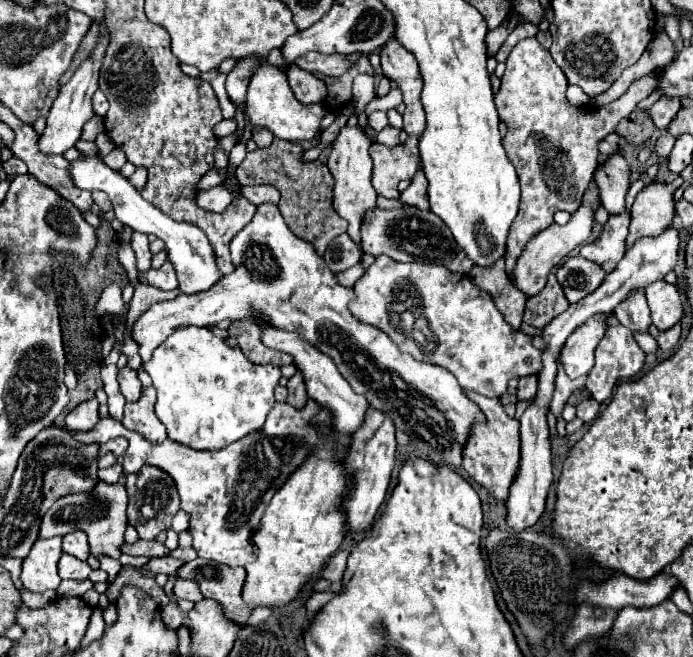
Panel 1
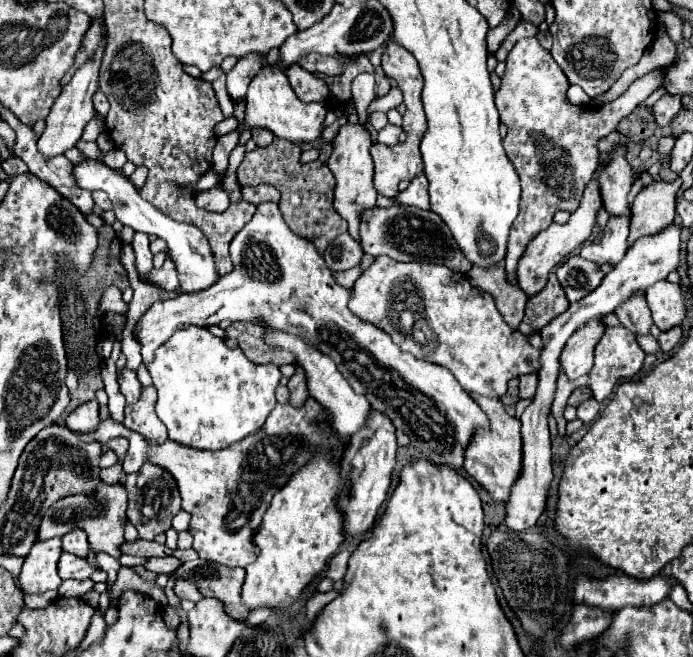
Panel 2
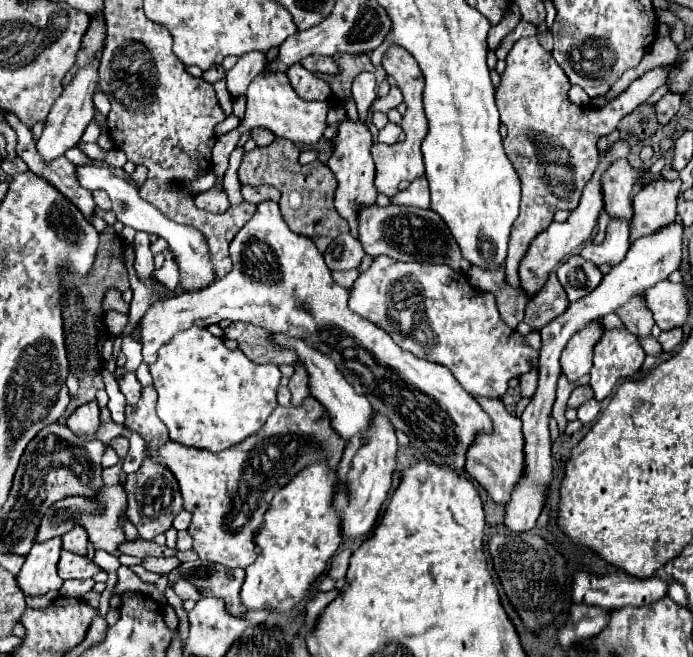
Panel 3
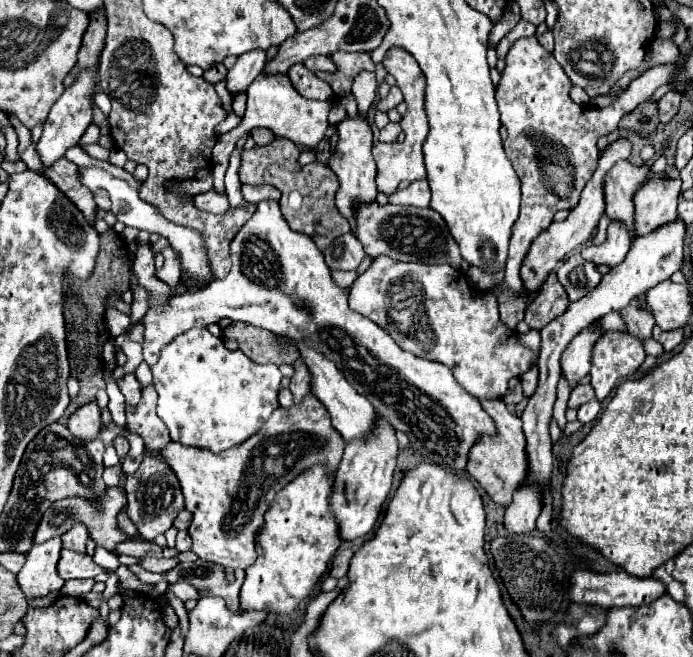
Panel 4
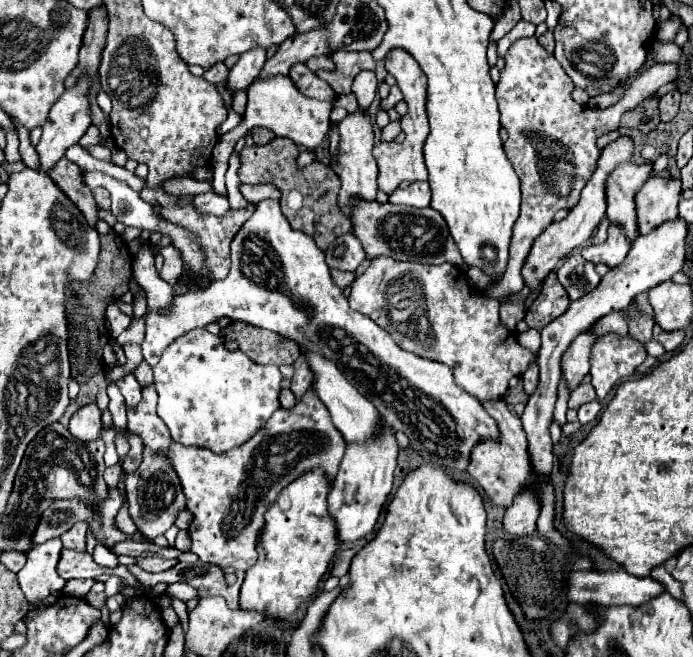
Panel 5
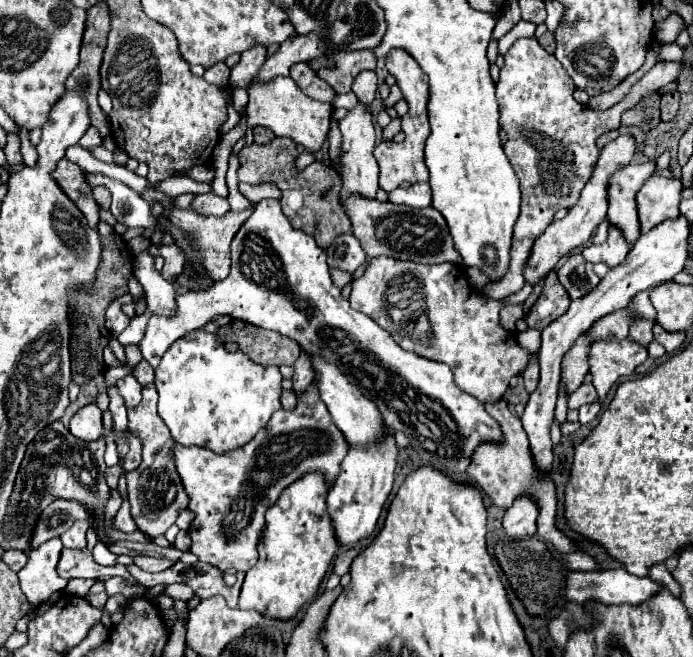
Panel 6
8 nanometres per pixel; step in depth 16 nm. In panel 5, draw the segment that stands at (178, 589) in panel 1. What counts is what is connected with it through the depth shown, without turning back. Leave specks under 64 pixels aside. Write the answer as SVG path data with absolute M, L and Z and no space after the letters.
M176 582L176 584L170 584L166 592L174 594L176 598L180 598L180 600L184 600L184 602L186 602L186 600L192 600L192 598L198 598L196 590L194 590L190 584L186 584L186 582Z

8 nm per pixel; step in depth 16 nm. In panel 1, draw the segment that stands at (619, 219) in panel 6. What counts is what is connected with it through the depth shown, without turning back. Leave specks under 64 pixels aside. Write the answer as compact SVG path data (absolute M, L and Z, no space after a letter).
M610 156L600 162L594 174L602 206L610 212L624 212L624 196L630 188L630 168L622 156Z

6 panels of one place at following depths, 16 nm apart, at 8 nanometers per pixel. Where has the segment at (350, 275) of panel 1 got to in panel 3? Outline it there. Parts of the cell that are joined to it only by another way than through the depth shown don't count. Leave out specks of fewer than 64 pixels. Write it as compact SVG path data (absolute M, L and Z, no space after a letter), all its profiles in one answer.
M356 268L356 272L332 272L336 284L344 286L344 288L352 288L352 284L356 282L356 278L360 276L360 270Z

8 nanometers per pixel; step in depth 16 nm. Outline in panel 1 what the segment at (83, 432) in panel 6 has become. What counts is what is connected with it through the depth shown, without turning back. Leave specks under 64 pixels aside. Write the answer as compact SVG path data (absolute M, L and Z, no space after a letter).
M90 398L80 402L66 414L66 428L68 430L88 430L94 428L98 422L98 400Z

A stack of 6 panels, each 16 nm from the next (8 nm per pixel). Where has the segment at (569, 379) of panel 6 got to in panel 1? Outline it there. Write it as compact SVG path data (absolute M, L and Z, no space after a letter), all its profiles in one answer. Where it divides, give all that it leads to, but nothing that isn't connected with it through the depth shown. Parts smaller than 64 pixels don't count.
M592 316L584 324L580 324L580 328L572 332L572 336L568 336L560 356L562 356L564 370L570 378L586 376L592 370L594 350L600 338L604 336L604 332L608 330L606 318L608 316Z

